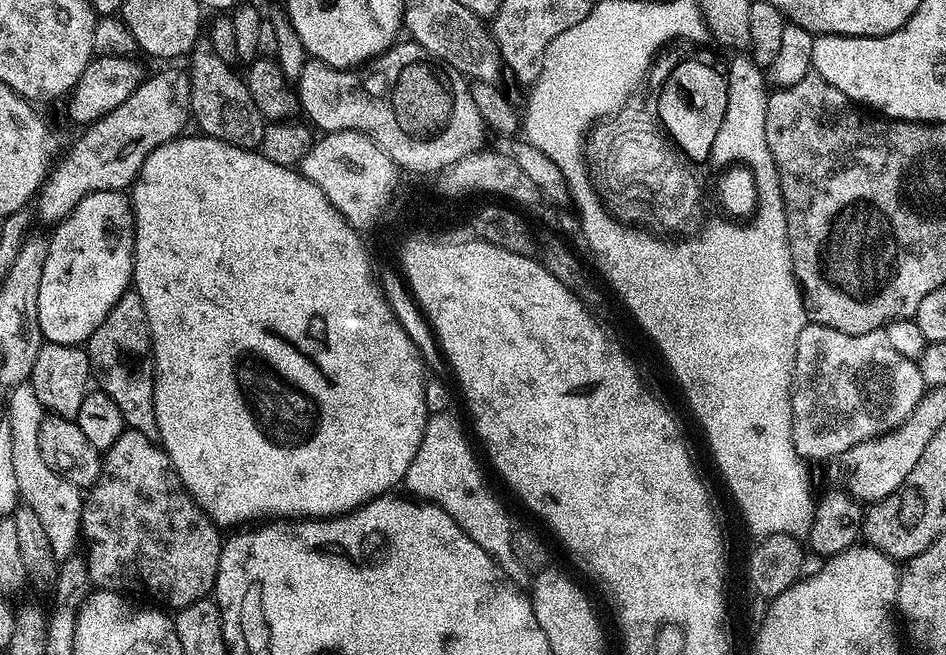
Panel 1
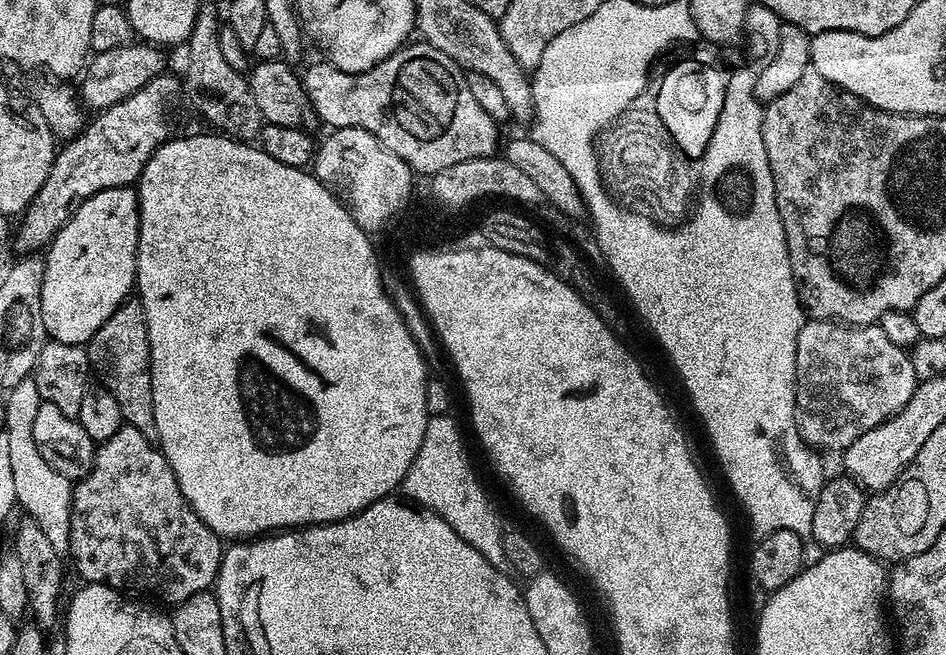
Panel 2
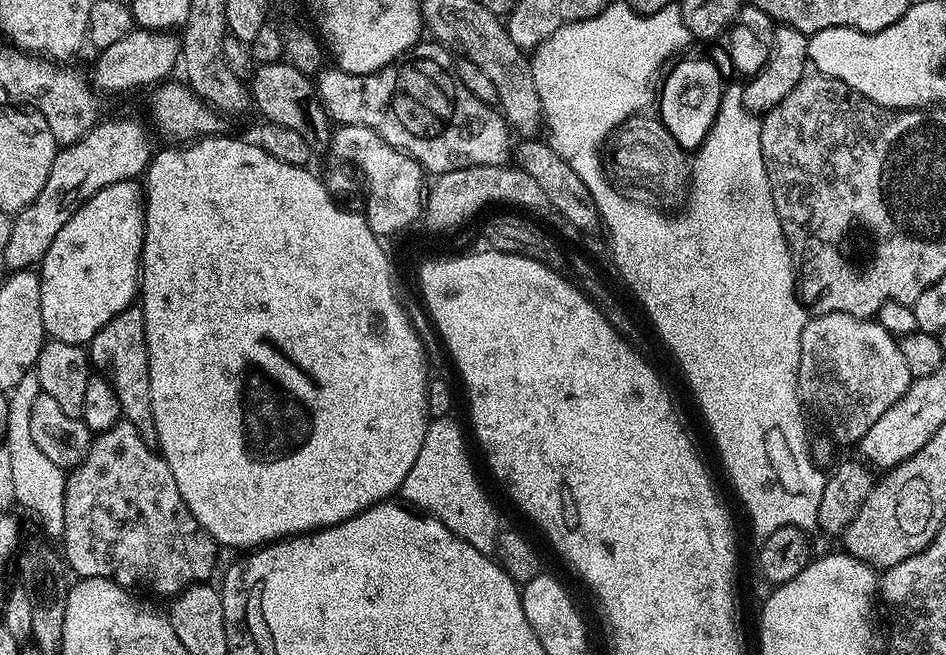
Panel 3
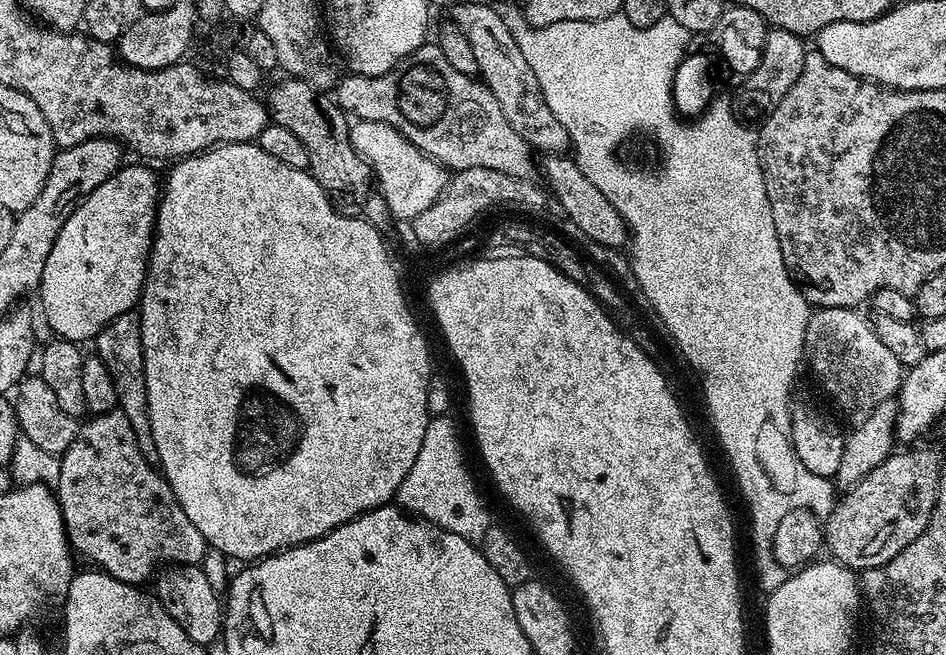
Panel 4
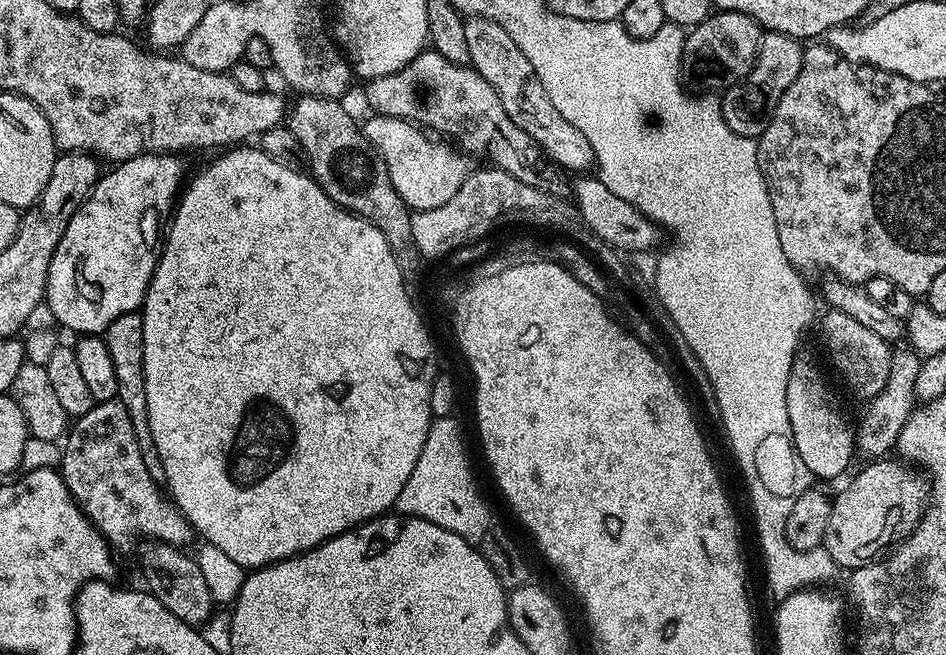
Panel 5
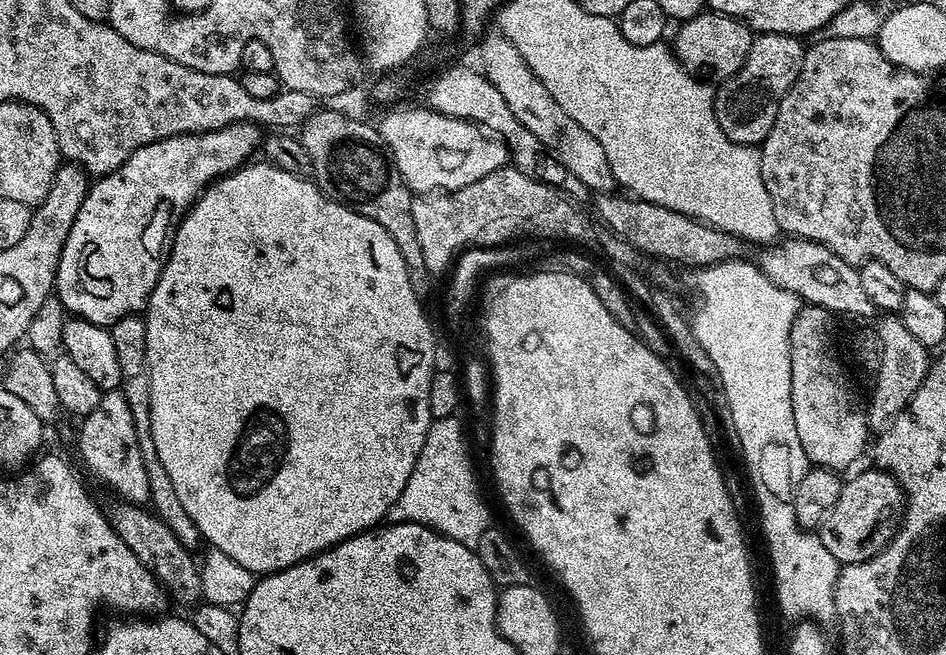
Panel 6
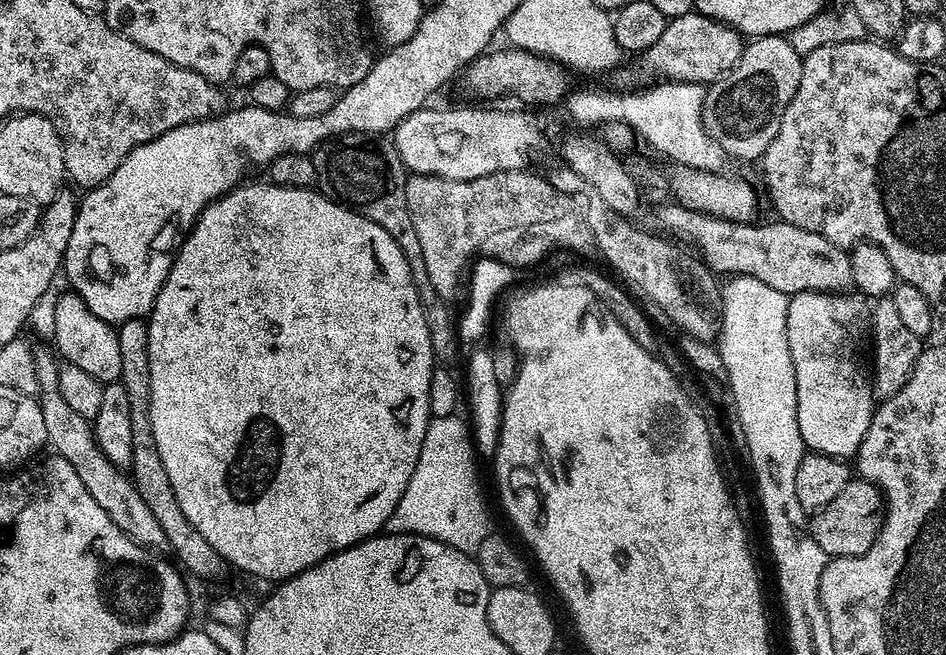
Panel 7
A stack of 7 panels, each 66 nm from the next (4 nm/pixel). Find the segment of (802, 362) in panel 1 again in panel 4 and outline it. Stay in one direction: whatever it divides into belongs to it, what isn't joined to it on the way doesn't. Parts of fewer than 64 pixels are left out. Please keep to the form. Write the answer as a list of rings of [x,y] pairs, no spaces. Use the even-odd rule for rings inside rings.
[[[816,308],[808,317],[808,325],[806,326],[806,338],[804,339],[804,351],[806,353],[806,364],[812,367],[812,372],[816,375],[818,383],[824,387],[824,392],[841,408],[844,412],[860,412],[859,414],[867,414],[872,412],[882,402],[893,399],[899,393],[900,381],[904,378],[905,369],[898,362],[898,358],[894,358],[894,354],[890,354],[885,344],[879,340],[878,334],[872,329],[872,321],[866,315],[863,316],[863,311],[854,308]]]

